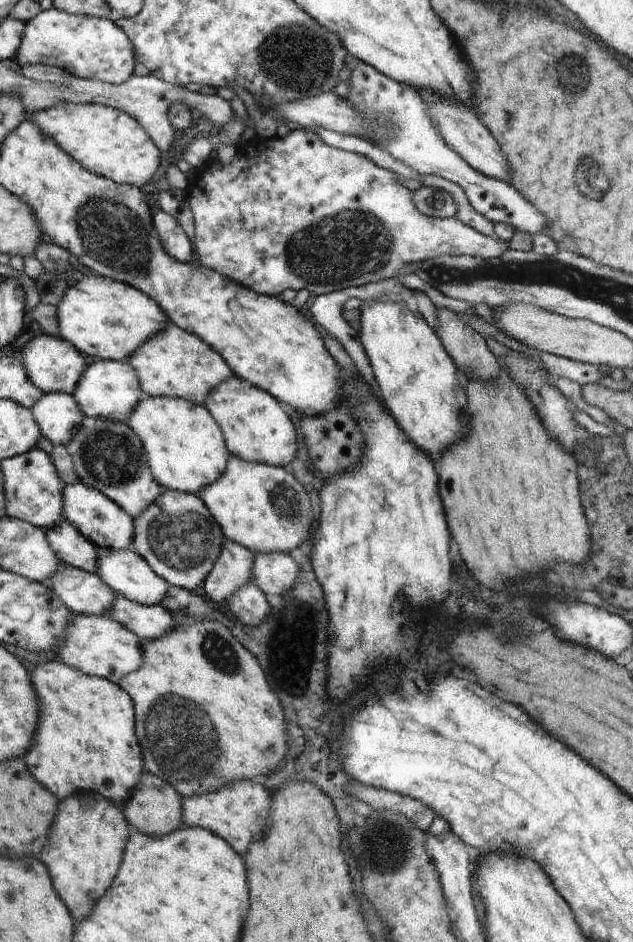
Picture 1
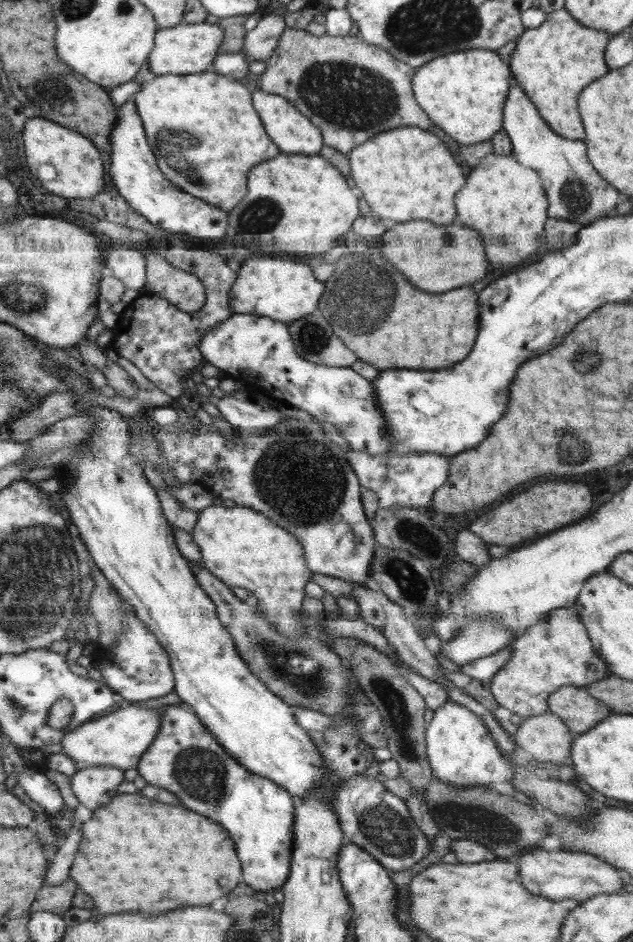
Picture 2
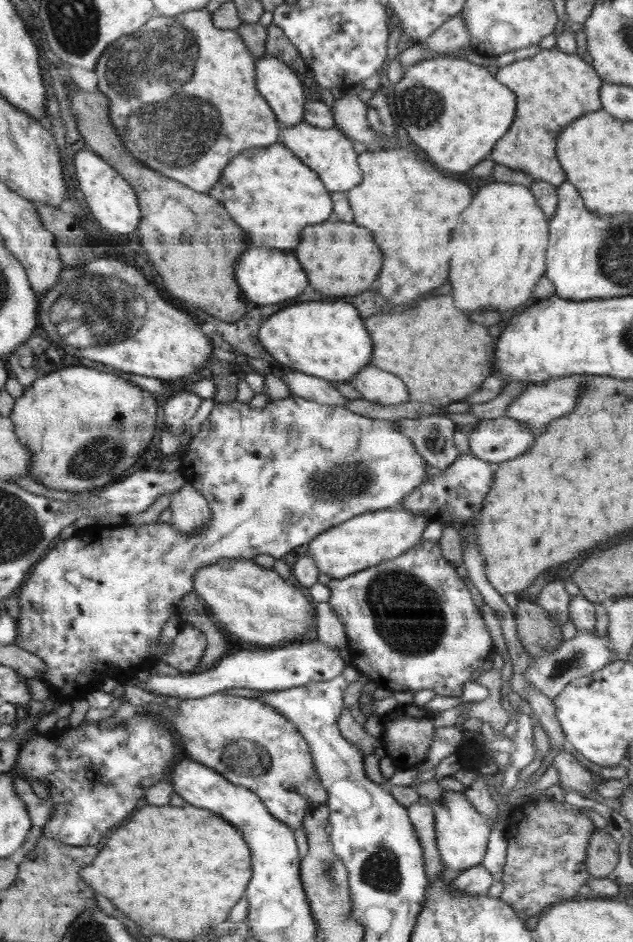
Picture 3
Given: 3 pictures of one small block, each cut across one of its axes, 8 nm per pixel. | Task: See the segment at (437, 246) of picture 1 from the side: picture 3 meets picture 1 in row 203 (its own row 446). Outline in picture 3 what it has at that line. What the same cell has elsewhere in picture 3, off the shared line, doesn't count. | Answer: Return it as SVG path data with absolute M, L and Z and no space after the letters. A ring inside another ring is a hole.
M293 395L284 398L284 400L270 401L262 409L250 408L241 399L226 403L215 402L214 409L208 418L202 422L200 428L200 431L191 438L188 449L180 457L180 465L178 465L177 471L182 474L186 483L190 483L207 500L210 512L212 512L212 519L202 526L202 529L184 533L173 528L172 523L157 522L138 525L137 527L127 524L120 526L97 525L96 530L73 532L56 544L56 548L50 550L42 558L42 561L38 562L38 570L34 569L29 580L22 585L22 590L19 590L18 606L21 607L21 611L17 618L17 646L26 650L26 652L36 654L38 658L42 658L46 667L44 667L40 679L48 686L50 694L55 694L58 697L58 701L71 703L74 700L82 700L90 692L88 687L100 687L102 676L106 678L106 676L114 674L112 672L114 668L118 670L118 674L120 674L120 670L124 670L126 679L130 676L136 676L138 672L147 670L158 663L160 656L164 656L168 650L172 650L172 641L160 641L158 636L160 636L162 626L166 624L168 618L177 616L183 596L193 590L193 578L198 569L225 558L254 559L258 554L270 554L275 559L283 558L294 548L310 543L315 536L325 530L338 526L359 514L397 508L400 506L402 499L418 488L424 481L424 477L431 472L428 464L416 452L410 438L396 432L395 424L392 421L368 418L345 410L343 406L321 404ZM102 660L104 660L106 666L102 666ZM80 674L84 676L82 683L76 682Z

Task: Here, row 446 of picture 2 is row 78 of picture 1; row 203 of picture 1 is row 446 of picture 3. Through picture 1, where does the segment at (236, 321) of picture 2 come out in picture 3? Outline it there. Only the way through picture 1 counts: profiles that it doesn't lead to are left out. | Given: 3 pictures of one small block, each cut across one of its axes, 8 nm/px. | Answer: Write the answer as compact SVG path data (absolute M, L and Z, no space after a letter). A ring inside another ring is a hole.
M506 416L481 420L469 434L470 453L497 464L525 453L538 436L526 424Z

